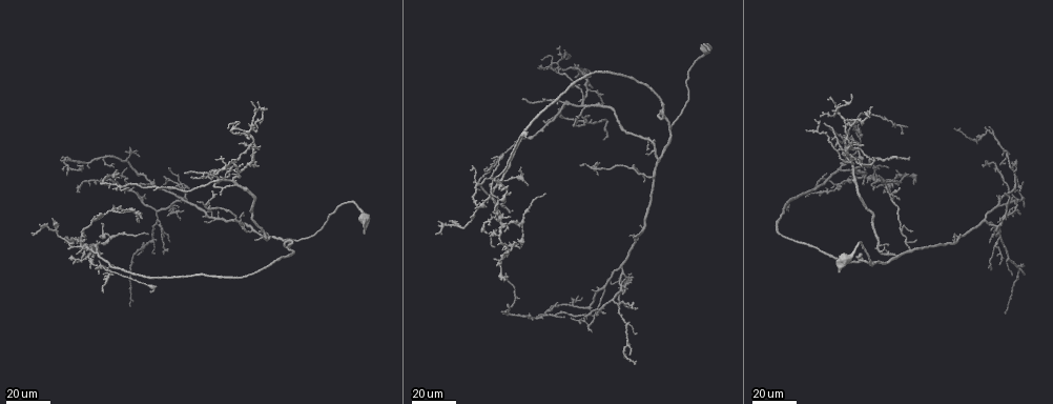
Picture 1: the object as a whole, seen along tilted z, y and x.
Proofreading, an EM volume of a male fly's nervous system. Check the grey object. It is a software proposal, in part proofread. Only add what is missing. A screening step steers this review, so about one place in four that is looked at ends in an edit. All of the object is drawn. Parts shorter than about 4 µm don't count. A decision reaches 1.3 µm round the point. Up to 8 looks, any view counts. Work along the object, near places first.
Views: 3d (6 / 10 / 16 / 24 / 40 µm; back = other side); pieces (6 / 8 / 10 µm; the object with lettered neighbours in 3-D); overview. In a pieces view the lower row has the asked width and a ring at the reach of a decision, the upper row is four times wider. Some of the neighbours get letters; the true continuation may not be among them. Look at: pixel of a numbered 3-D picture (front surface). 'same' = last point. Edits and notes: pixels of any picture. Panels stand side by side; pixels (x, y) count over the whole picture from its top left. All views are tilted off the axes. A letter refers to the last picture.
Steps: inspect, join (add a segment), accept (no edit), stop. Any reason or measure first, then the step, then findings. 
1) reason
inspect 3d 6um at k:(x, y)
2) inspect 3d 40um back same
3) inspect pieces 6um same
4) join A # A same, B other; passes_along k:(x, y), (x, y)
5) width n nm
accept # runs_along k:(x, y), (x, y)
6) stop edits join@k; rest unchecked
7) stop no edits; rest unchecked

branch stops here
inspect 3d 24um at 1:(511, 214)

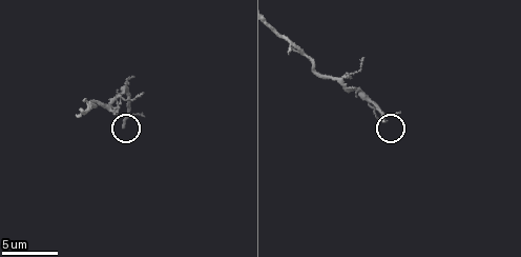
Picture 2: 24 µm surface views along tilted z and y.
what lies round it
inspect pieces 6um at 2:(122, 124)

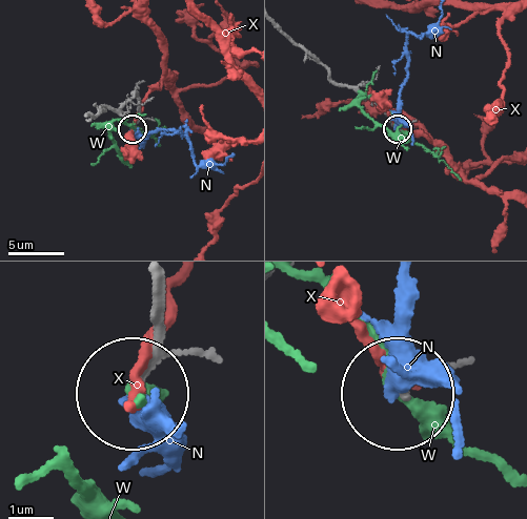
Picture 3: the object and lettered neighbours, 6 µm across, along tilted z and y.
width 180 nm
accept # N other, W other, X other; no lettered segment goes on from it

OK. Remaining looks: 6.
branch stops here
inspect 3d 40um at 1:(76, 242)

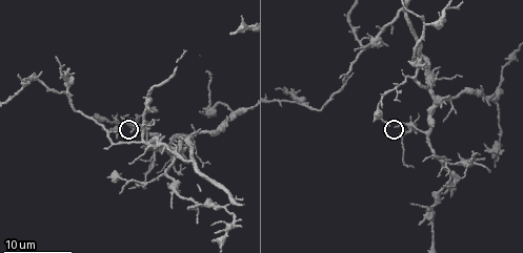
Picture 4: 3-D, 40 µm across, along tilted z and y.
inspect pieces 8um at 4:(130, 132)

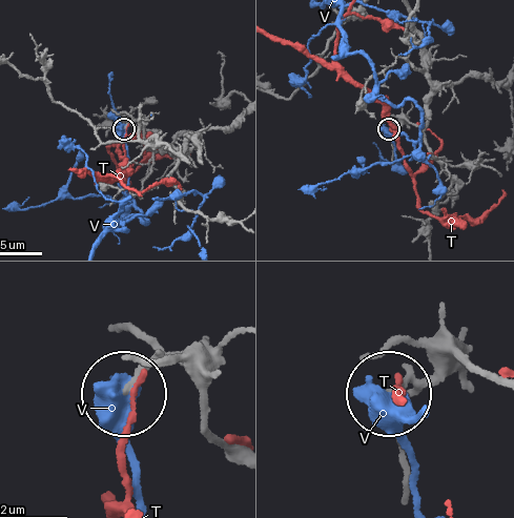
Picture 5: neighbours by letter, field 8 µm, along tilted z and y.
width 160 nm
accept # T other, V other; no lettered segment goes on from it

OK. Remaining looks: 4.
an open end
inspect 3d 24um at 1:(544, 121)

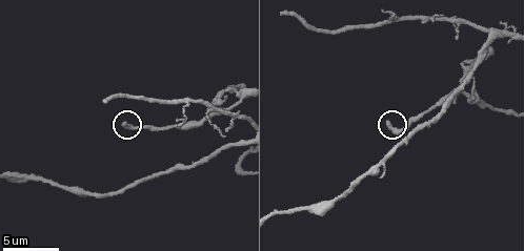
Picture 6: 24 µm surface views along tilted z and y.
inspect pieces 8um at 6:(385, 121)

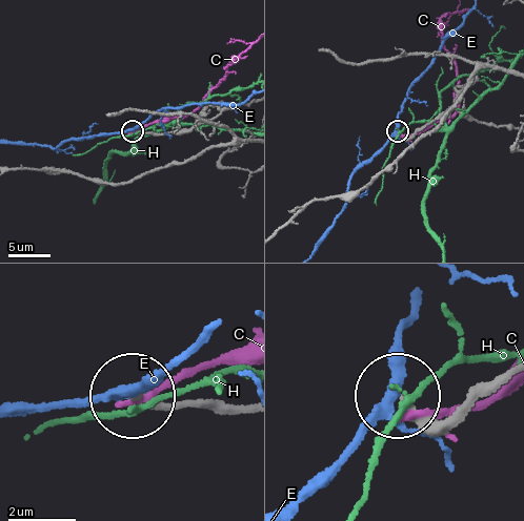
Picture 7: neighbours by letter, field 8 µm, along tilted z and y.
accept # C other, E other, H other; runs_along 7:(243, 410), (134, 398); no lettered segment goes on from it

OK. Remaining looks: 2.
end of a long branch
inspect pieces 10um at 6:(280, 13)

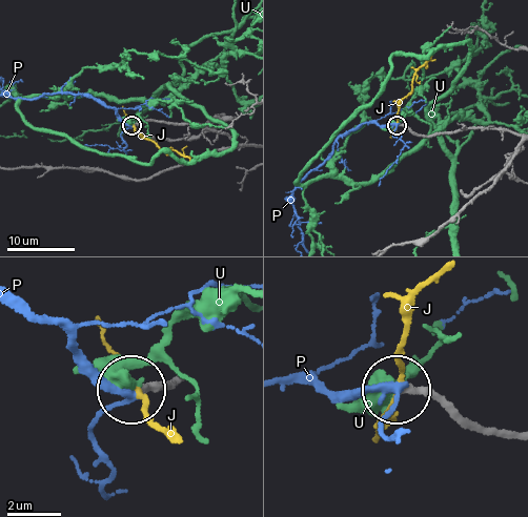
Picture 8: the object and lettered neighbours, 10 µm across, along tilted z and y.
join P # J other, P same, U other; passes_along 8:(417, 135), (397, 124), (362, 124), (303, 178); it goes on there

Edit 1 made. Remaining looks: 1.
stop edits join@8; rest unchecked

